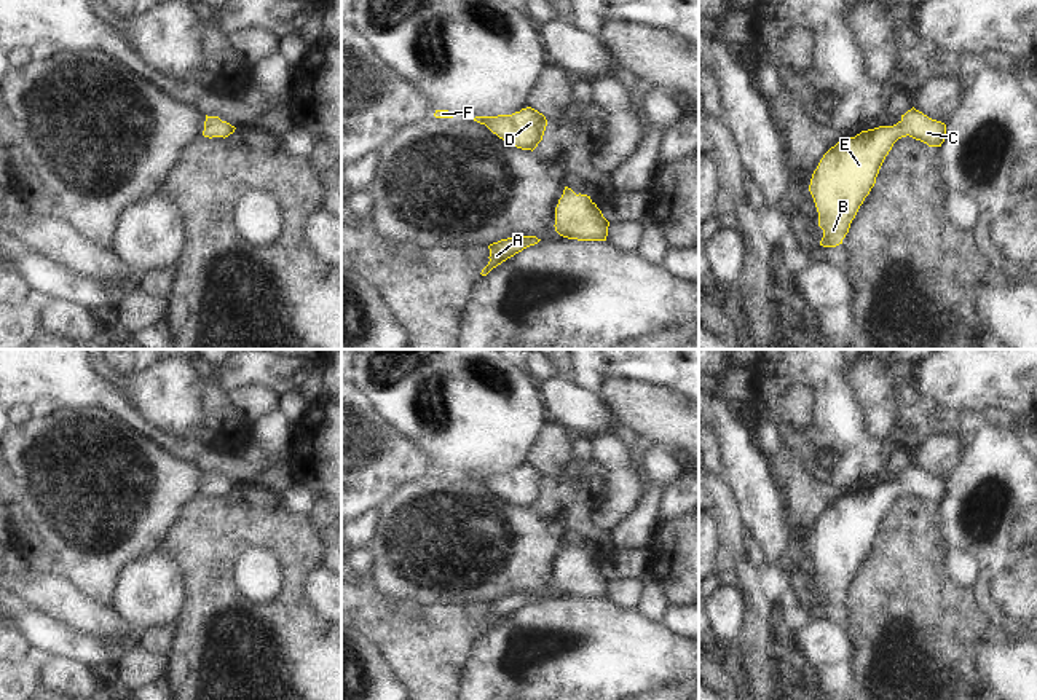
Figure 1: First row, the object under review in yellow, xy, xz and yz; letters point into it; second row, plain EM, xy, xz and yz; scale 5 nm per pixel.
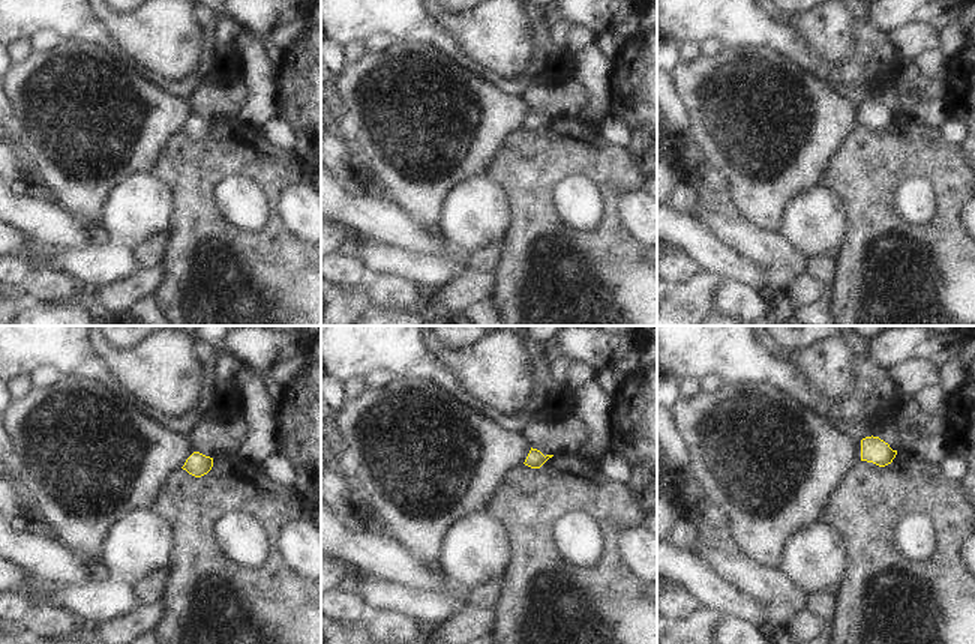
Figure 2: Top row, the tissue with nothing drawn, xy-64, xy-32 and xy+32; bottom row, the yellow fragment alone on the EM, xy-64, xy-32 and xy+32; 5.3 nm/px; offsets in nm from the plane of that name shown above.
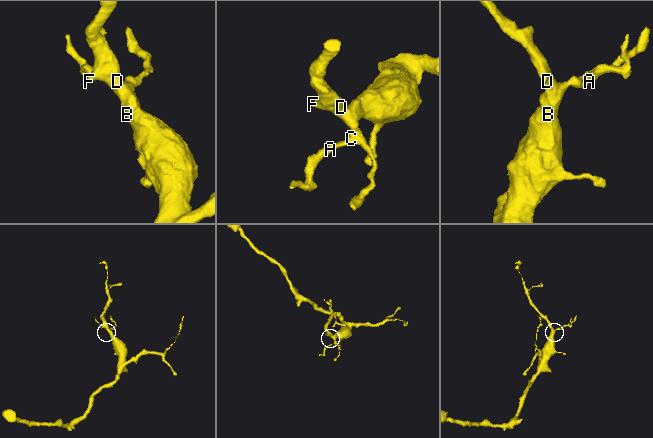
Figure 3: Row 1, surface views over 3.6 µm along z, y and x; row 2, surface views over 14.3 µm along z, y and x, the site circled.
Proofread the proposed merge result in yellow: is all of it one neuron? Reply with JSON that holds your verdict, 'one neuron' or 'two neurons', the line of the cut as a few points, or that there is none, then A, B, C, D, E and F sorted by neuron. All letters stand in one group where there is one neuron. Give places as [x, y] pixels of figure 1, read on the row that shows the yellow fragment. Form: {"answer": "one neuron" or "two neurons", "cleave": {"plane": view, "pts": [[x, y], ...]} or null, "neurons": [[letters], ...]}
{"answer": "one neuron", "cleave": null, "neurons": [["A", "B", "C", "D", "E", "F"]]}

